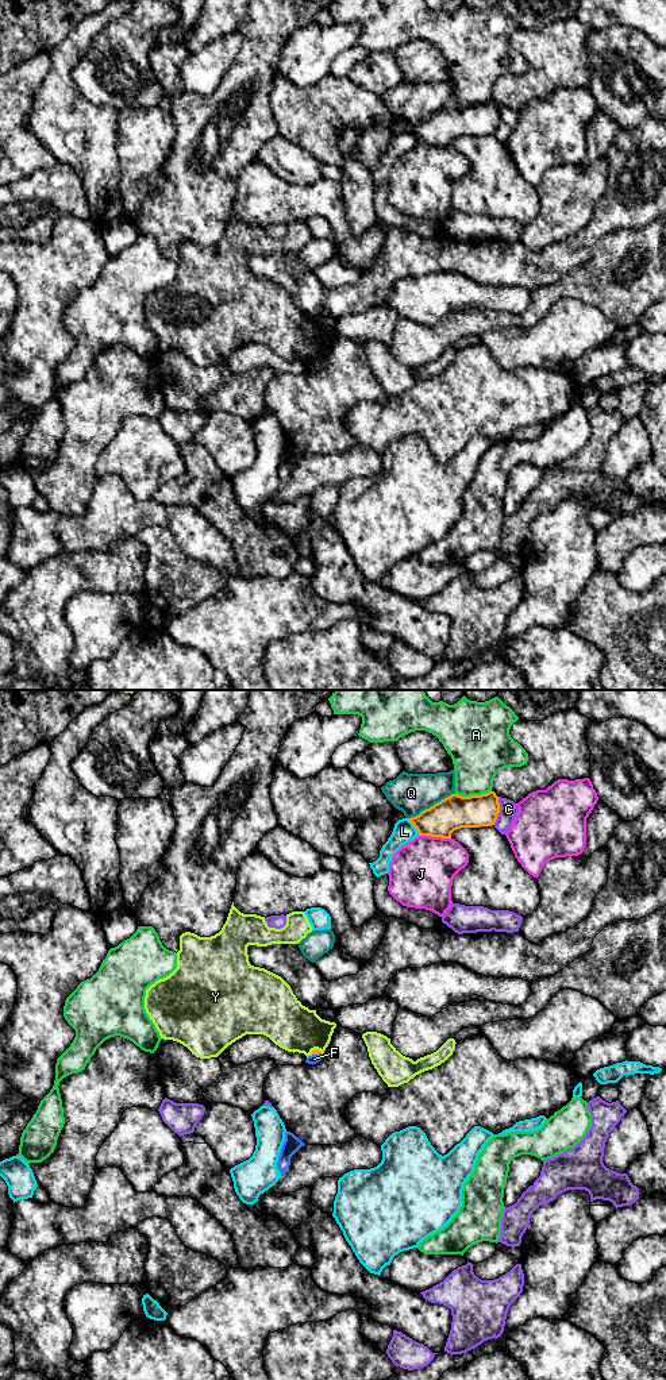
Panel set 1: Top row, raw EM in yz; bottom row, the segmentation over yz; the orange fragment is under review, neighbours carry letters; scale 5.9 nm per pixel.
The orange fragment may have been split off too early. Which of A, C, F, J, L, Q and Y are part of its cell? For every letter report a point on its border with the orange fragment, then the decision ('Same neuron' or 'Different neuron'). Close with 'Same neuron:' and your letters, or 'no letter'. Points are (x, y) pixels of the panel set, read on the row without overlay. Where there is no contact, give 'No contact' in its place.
A: Touches orange at yz (473, 104). Different neuron
C: Touches orange at yz (499, 119). Different neuron
F: Touches orange at yz (315, 362). Different neuron
J: Touches orange at yz (435, 145). Different neuron
L: Touches orange at yz (414, 134). Different neuron
Q: Touches orange at yz (431, 115). Different neuron
Y: Touches orange at yz (315, 358). Different neuron
Same neuron: no letter

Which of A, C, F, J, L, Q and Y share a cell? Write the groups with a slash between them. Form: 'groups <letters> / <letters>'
groups A / C / F / J / L / Q / Y

